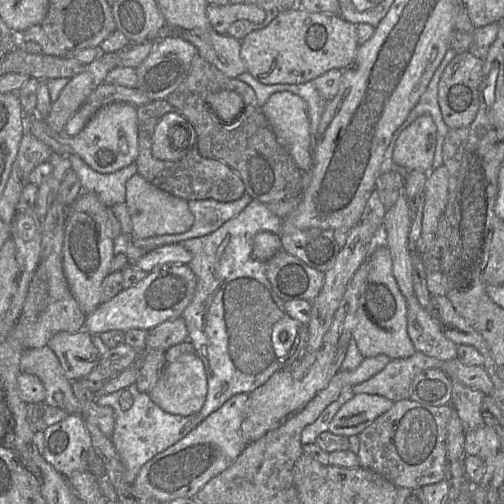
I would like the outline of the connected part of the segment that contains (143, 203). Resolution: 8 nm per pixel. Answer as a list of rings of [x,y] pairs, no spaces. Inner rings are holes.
[[[134,174],[126,182],[125,204],[133,224],[132,238],[180,234],[188,231],[194,223],[194,216],[188,207],[187,200],[159,189],[140,174]]]

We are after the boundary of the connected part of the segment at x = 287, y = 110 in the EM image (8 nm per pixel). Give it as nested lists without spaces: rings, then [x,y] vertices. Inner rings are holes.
[[[288,91],[275,92],[262,106],[262,111],[276,138],[291,155],[301,173],[304,176],[304,173],[310,173],[310,122],[305,101]]]

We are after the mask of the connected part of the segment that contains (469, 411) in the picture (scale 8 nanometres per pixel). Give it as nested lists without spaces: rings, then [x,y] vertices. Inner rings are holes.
[[[452,379],[452,399],[450,405],[459,415],[464,431],[477,429],[485,422],[481,414],[481,406],[485,394]]]

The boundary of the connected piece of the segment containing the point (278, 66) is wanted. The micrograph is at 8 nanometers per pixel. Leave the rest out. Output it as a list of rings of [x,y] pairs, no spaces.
[[[298,7],[278,14],[266,27],[241,40],[240,56],[246,72],[265,84],[301,84],[332,69],[345,70],[359,45],[357,26],[336,14],[307,12]]]

